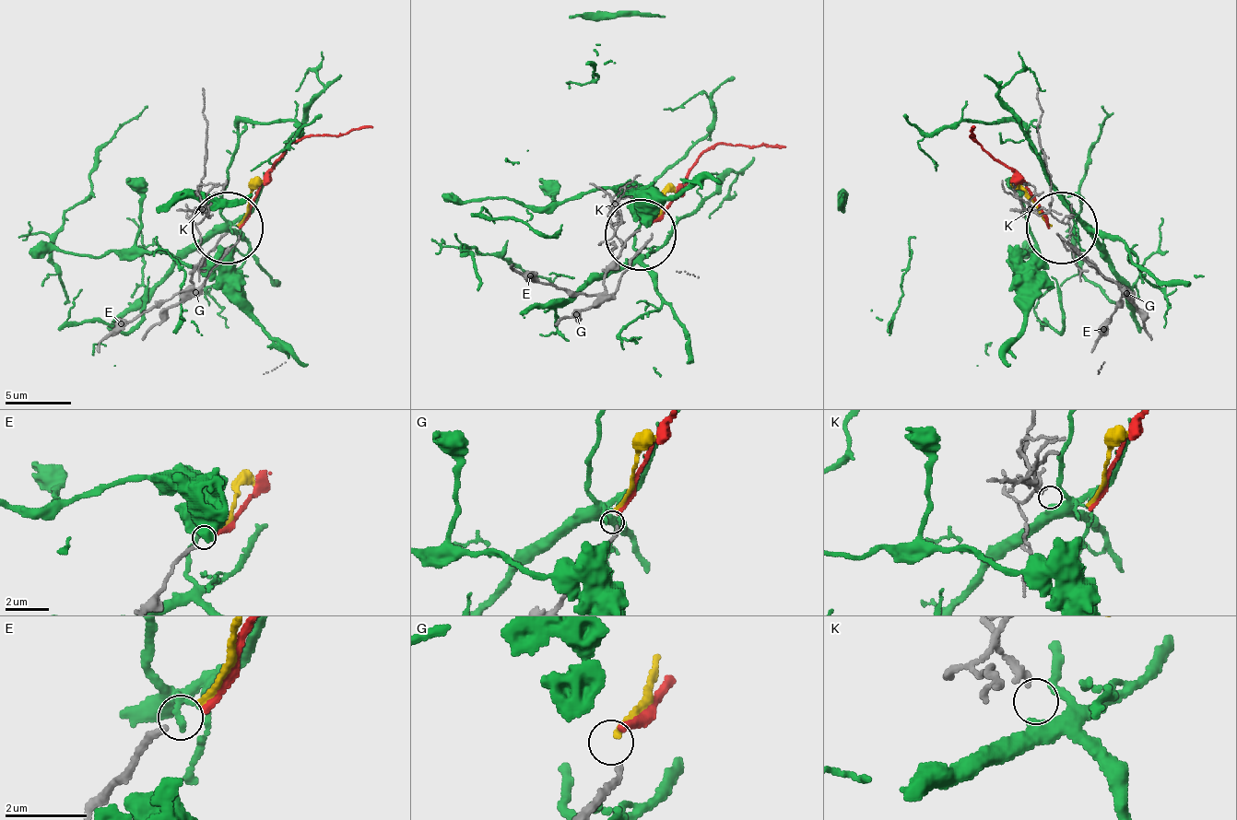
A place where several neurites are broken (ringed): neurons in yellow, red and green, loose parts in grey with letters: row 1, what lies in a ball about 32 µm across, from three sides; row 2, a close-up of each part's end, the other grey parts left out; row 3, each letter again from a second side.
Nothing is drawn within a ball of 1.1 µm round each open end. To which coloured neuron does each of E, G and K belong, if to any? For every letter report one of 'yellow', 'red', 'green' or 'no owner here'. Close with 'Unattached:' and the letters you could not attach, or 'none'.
E: red
G: yellow
K: no owner here
Unattached: K

